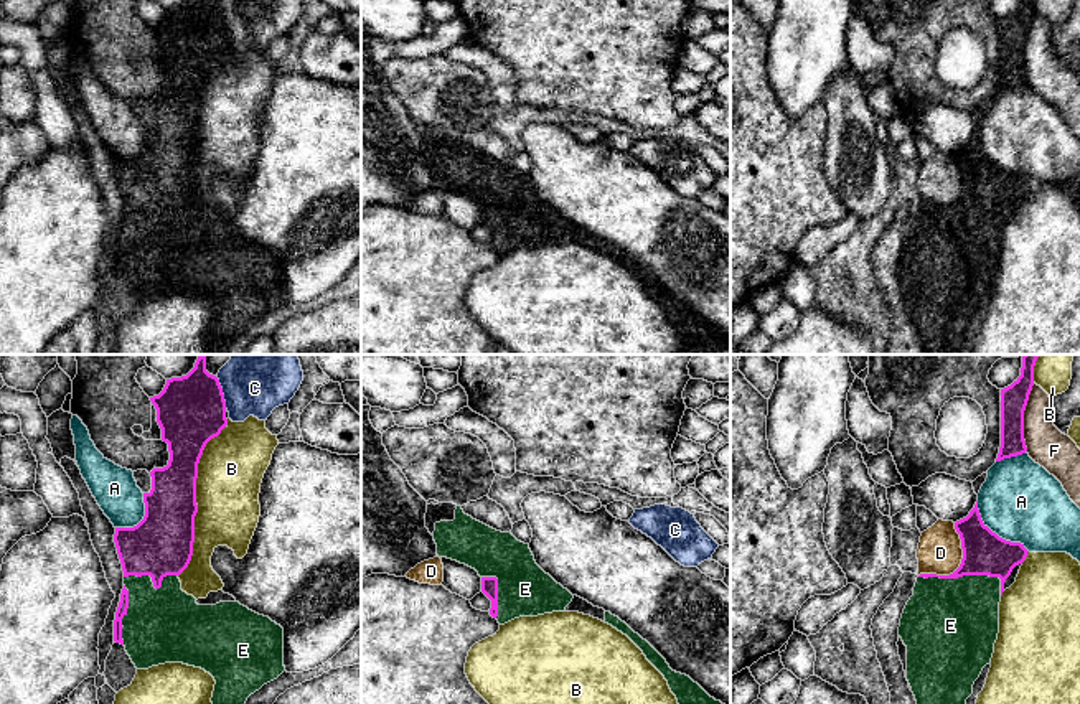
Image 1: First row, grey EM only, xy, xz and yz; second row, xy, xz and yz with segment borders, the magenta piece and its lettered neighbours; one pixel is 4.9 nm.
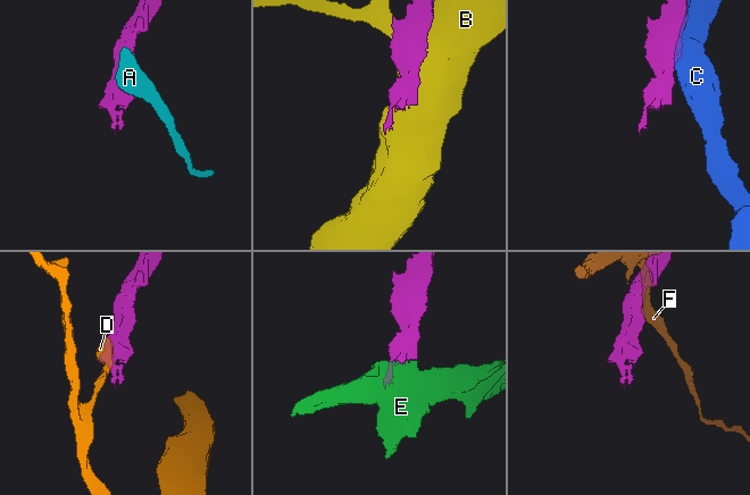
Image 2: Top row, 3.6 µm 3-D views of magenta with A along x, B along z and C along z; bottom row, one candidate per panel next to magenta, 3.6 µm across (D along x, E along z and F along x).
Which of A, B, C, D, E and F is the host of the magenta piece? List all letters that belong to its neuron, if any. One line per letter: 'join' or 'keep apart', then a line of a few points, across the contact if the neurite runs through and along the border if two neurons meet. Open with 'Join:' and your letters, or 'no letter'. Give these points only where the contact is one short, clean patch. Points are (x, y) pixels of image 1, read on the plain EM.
Join: E
A: keep apart
B: keep apart
C: keep apart
D: keep apart; line yz (955, 154), (962, 193), (948, 205), (919, 206)
E: join
F: keep apart; line yz (1034, 14), (1024, 42), (1026, 81)

